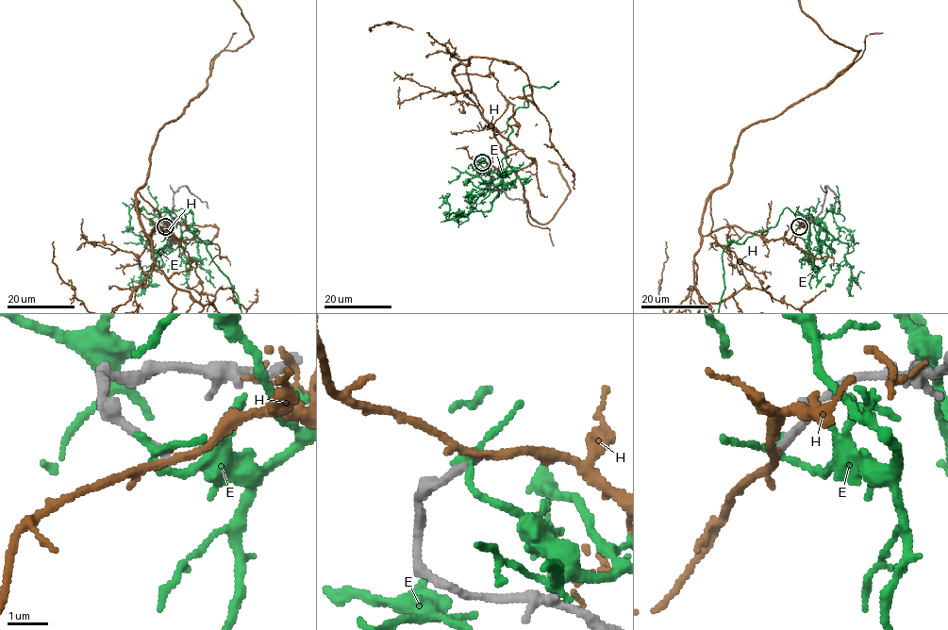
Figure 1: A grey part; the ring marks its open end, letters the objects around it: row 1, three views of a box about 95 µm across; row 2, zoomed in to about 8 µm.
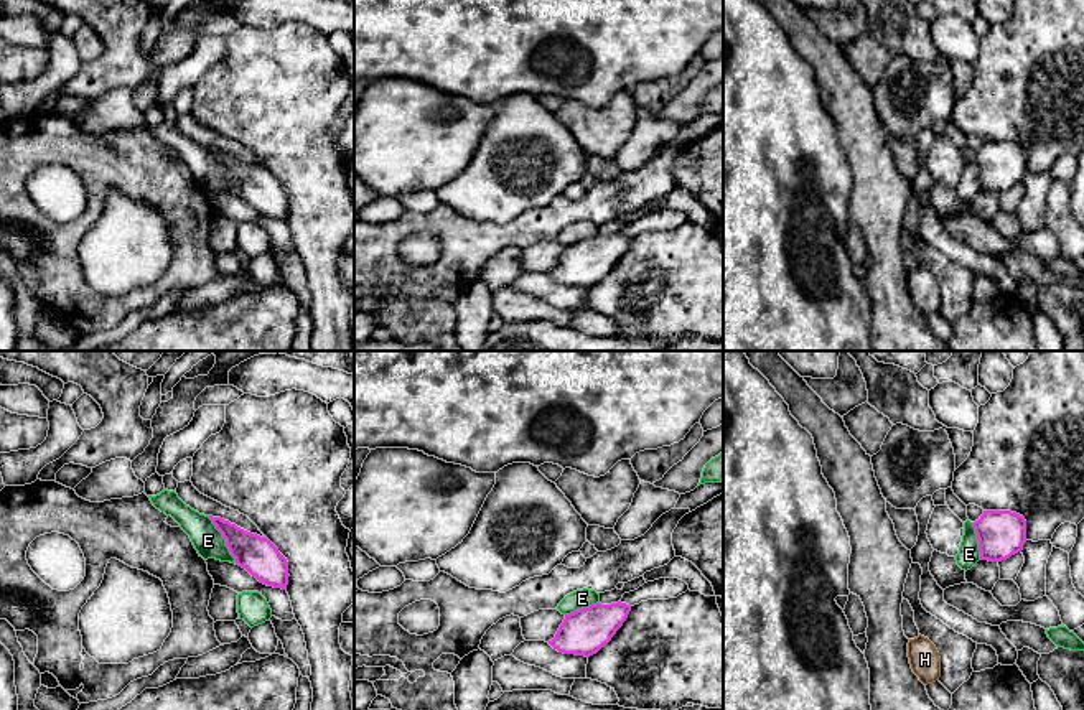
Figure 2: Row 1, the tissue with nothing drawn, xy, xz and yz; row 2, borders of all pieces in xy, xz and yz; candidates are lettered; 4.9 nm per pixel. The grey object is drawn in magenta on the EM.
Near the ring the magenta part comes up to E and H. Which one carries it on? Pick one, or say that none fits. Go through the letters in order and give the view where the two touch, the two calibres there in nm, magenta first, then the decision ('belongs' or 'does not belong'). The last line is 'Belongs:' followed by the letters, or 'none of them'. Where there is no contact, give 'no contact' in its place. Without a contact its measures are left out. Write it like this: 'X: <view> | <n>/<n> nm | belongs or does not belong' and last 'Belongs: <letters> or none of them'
E: xy | 180/150 nm | does not belong
H: no contact | does not belong
Belongs: none of them

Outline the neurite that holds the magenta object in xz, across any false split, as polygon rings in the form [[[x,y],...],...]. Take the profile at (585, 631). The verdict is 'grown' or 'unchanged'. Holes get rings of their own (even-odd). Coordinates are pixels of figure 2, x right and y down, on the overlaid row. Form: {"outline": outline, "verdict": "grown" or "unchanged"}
{"outline": [[[626,603],[591,605],[565,614],[555,638],[549,644],[563,654],[590,657],[605,647],[623,626],[631,606]]], "verdict": "unchanged"}

